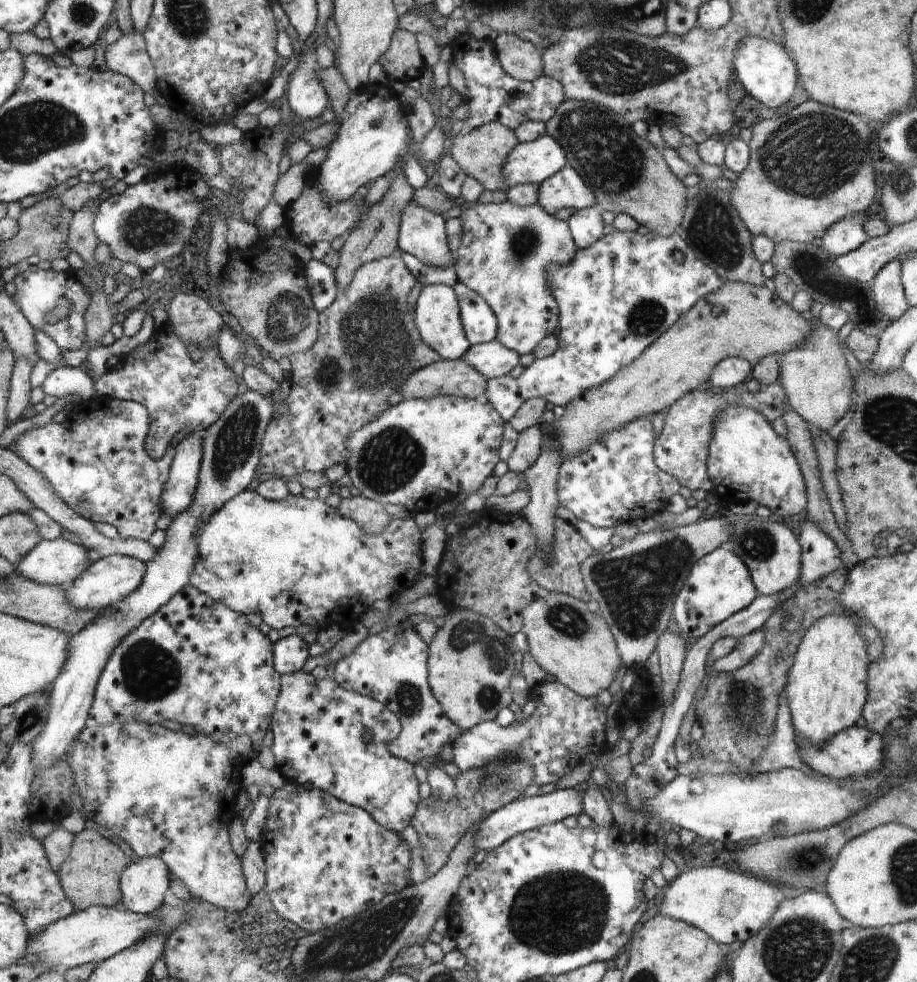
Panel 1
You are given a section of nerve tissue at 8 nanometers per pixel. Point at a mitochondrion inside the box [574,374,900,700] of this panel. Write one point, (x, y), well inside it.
(635, 588)

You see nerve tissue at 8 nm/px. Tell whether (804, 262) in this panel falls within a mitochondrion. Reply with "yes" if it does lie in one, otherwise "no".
yes

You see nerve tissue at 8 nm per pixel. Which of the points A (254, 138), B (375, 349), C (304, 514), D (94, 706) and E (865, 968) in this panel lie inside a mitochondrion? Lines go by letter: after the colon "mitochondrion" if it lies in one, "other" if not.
A: other
B: mitochondrion
C: other
D: other
E: mitochondrion

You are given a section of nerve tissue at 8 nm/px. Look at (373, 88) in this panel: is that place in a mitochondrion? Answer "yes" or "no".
no

